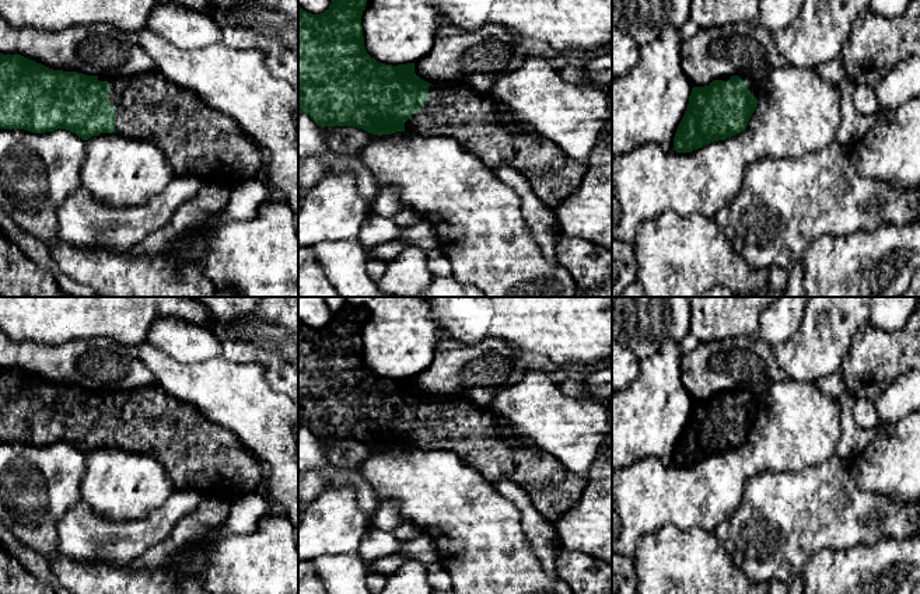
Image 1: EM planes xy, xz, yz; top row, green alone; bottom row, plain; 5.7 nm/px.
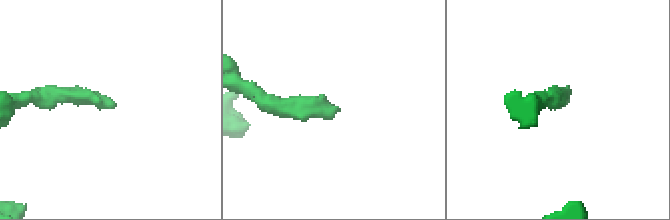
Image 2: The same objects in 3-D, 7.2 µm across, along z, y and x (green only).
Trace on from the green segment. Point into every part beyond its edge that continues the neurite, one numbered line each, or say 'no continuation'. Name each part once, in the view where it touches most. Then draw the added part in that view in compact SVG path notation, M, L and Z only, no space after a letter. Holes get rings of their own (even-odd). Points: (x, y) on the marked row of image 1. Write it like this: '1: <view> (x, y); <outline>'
1: xy (198, 140); M157 69L127 77L98 76L98 80L109 83L109 104L115 108L115 130L99 136L122 136L155 144L176 175L196 175L231 186L262 175L262 151L238 123L196 94L168 81Z

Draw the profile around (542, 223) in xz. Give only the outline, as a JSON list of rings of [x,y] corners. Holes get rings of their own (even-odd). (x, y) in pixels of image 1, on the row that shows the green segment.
[[[501,164],[493,171],[503,184],[518,193],[527,228],[534,235],[545,259],[556,263],[556,242],[560,234],[560,223],[556,213],[536,198],[529,182],[518,170]]]

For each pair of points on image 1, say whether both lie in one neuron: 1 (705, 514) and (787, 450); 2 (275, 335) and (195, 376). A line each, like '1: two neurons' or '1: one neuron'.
1: one neuron
2: two neurons

